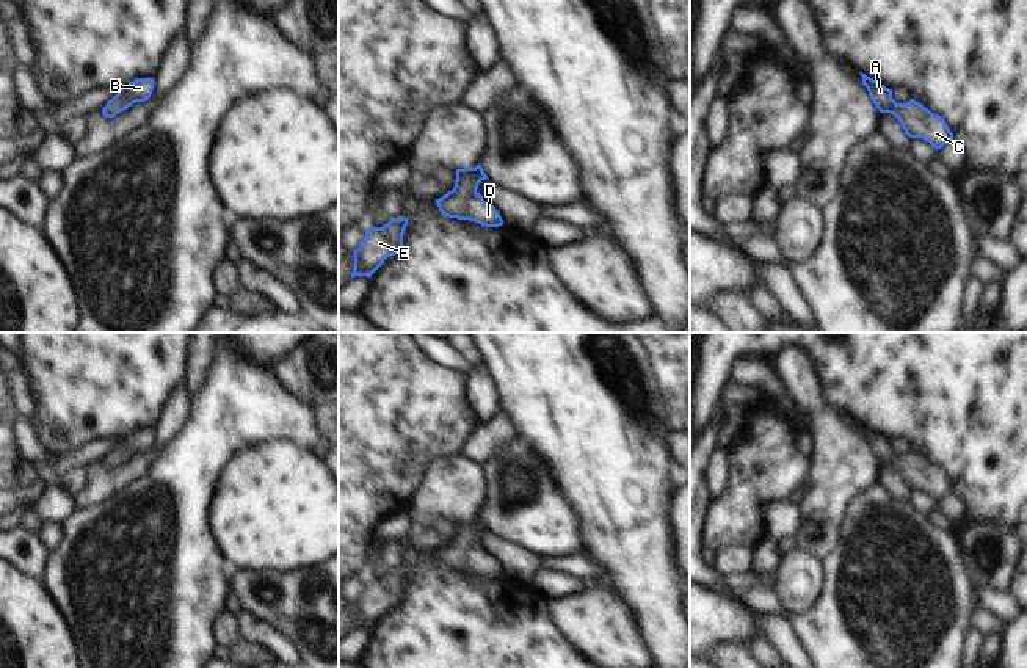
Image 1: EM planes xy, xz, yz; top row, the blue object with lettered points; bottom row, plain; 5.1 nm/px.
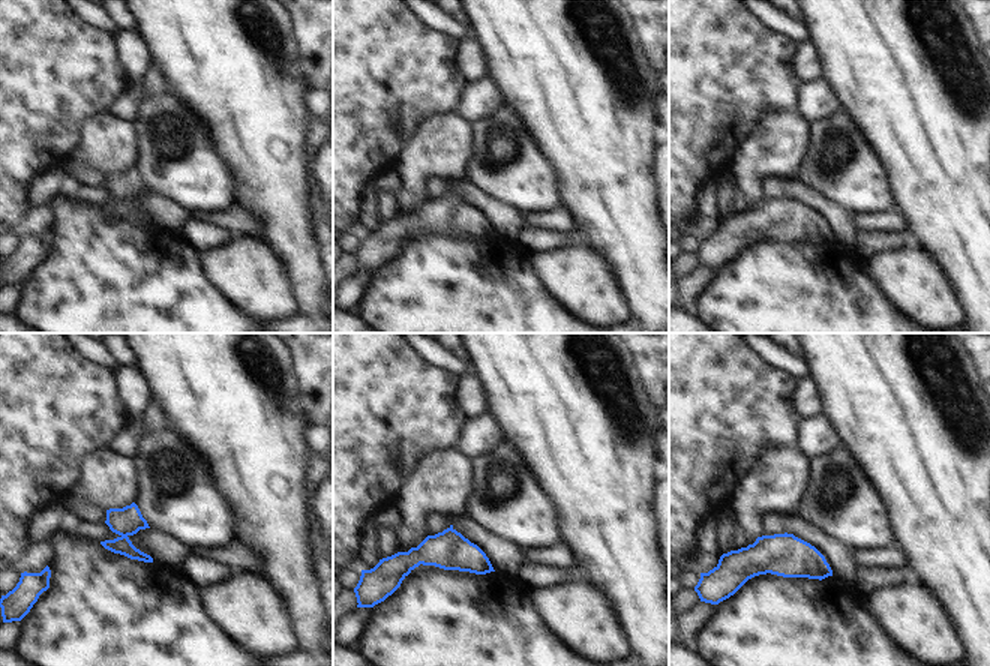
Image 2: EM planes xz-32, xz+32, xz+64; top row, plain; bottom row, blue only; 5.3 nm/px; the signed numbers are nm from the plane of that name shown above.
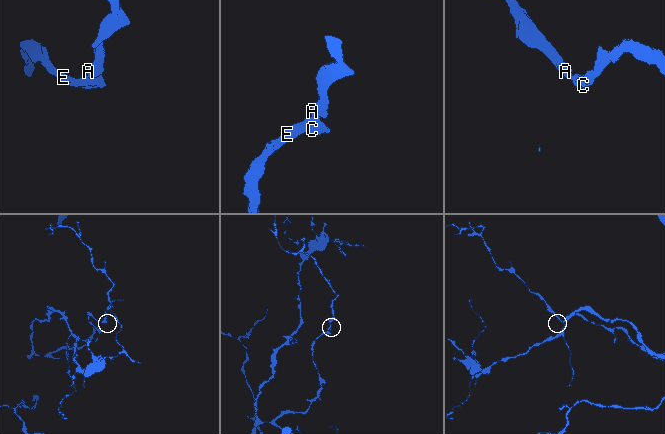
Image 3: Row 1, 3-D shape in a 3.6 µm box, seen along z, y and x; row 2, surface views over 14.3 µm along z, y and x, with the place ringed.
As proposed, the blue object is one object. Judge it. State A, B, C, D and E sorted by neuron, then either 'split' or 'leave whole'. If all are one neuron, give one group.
A B C D E | leave whole

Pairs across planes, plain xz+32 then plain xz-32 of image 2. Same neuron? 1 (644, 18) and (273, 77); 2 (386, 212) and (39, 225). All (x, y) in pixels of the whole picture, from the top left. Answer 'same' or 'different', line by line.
1: different
2: same

